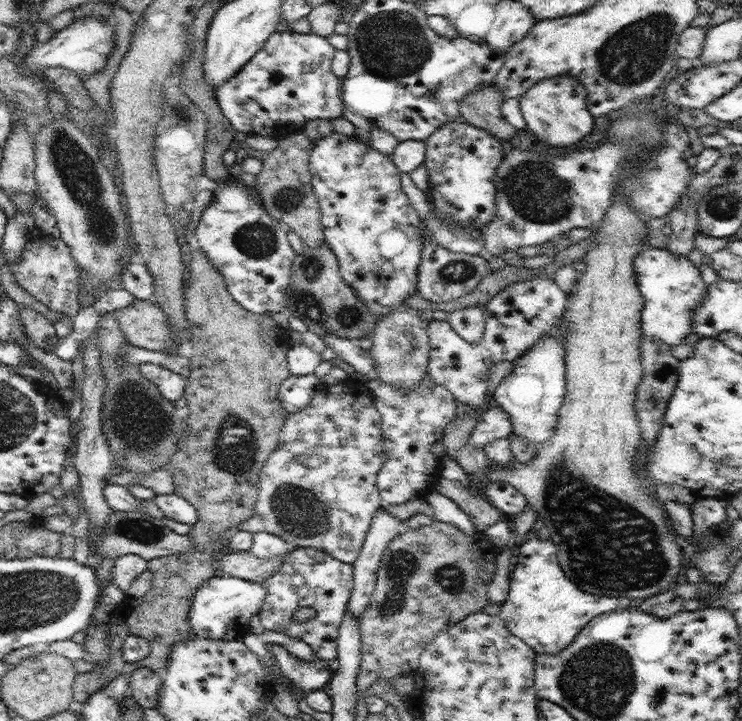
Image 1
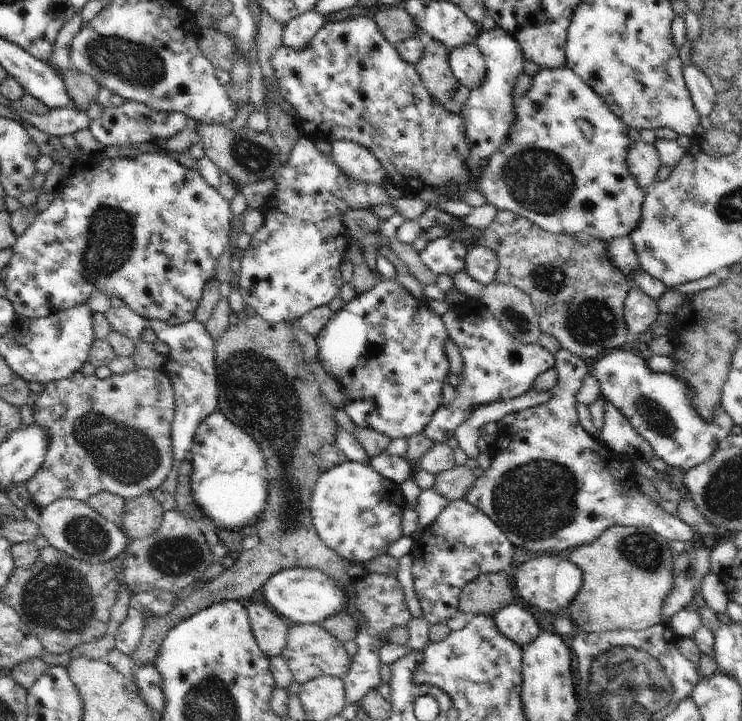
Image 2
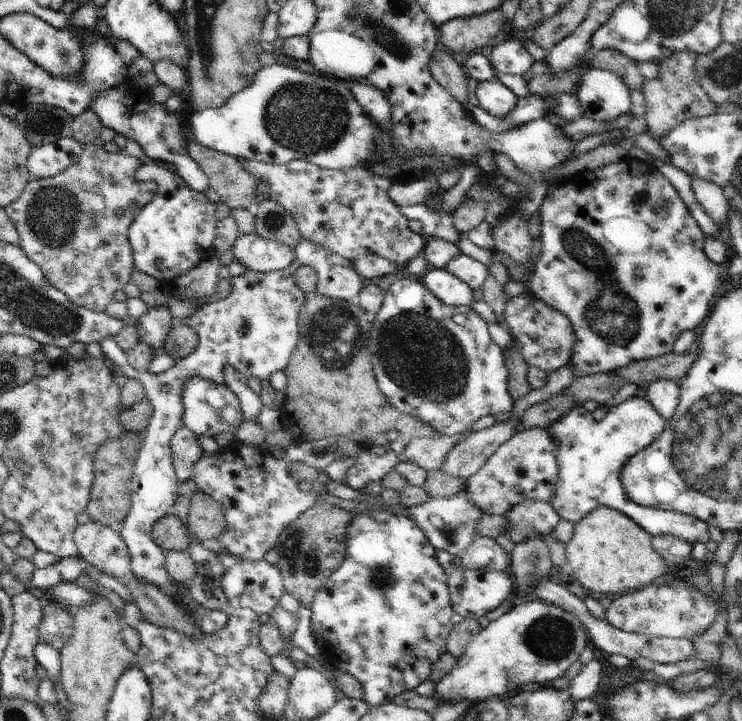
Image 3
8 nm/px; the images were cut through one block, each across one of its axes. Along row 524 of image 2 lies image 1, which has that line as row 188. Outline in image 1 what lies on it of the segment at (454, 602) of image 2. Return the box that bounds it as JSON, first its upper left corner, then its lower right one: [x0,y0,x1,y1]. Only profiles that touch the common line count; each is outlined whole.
[424,118,504,228]

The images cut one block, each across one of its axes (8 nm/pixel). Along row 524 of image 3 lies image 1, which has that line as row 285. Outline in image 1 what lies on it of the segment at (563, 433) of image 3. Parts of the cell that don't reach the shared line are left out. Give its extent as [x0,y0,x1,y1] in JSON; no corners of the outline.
[634,245,707,346]

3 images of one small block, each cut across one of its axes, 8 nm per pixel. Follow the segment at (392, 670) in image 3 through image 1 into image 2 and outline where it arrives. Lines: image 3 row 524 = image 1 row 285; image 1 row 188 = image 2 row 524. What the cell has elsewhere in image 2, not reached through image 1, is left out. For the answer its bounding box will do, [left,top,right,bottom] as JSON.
[310,461,407,565]

